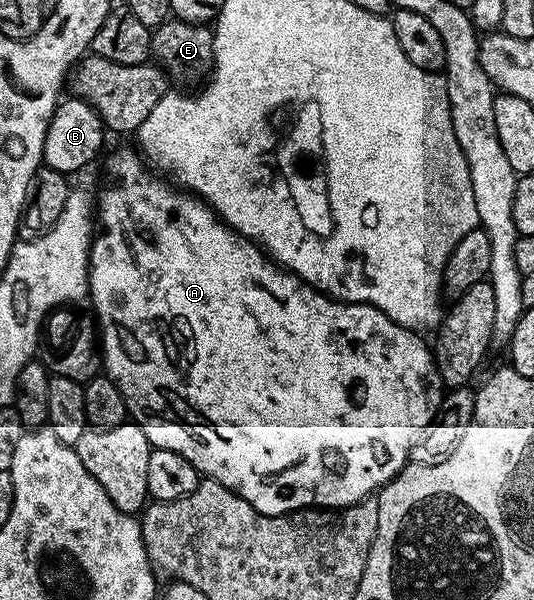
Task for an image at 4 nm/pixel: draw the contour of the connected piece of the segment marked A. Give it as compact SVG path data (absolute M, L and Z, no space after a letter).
M136 152L134 153L119 154L105 169L106 189L101 194L98 192L95 197L95 203L99 212L100 232L94 236L93 244L89 250L88 300L90 302L93 301L91 309L97 318L99 326L99 336L103 350L103 369L112 381L117 382L119 391L125 400L125 408L128 416L140 427L143 435L147 435L149 444L153 449L166 449L167 451L175 451L175 455L183 455L183 459L187 459L187 463L191 463L197 469L198 473L201 474L202 478L218 481L223 487L230 489L232 493L237 493L243 499L247 499L247 503L251 503L251 507L255 507L255 511L259 511L268 517L283 517L287 513L297 512L298 509L345 509L349 505L354 505L355 503L364 501L367 497L374 496L380 490L381 486L392 481L406 465L410 464L414 443L424 433L426 427L433 421L438 409L441 407L443 382L437 370L435 353L431 348L430 342L428 345L421 338L424 336L420 332L408 329L402 325L396 325L391 318L383 315L383 311L379 311L373 305L351 303L350 301L336 301L335 298L328 297L326 293L321 293L318 289L311 288L302 277L296 277L288 269L278 265L272 257L267 255L266 250L258 242L250 241L242 233L236 233L230 225L226 225L205 204L202 198L188 191L178 191L168 180L162 179L160 176L150 172L146 162Z

